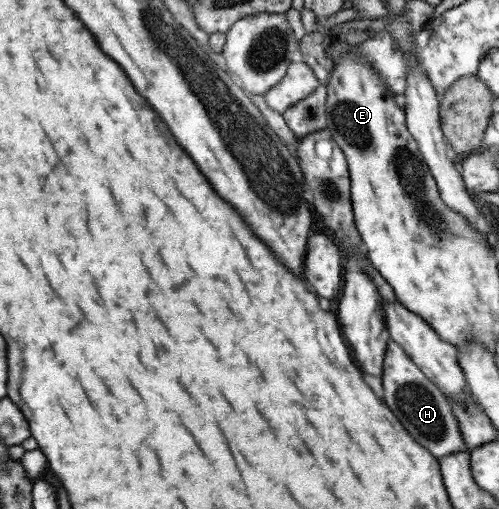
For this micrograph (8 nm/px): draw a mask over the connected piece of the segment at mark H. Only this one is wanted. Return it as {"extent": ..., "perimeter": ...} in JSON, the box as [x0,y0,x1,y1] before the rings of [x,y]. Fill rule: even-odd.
{"extent":[382,340,465,458],"perimeter":[[[389,340],[382,364],[384,364],[382,366],[384,404],[392,410],[392,414],[398,418],[404,430],[436,458],[465,450],[462,434],[458,432],[456,416],[451,414],[446,396],[422,374],[402,347]]]}

